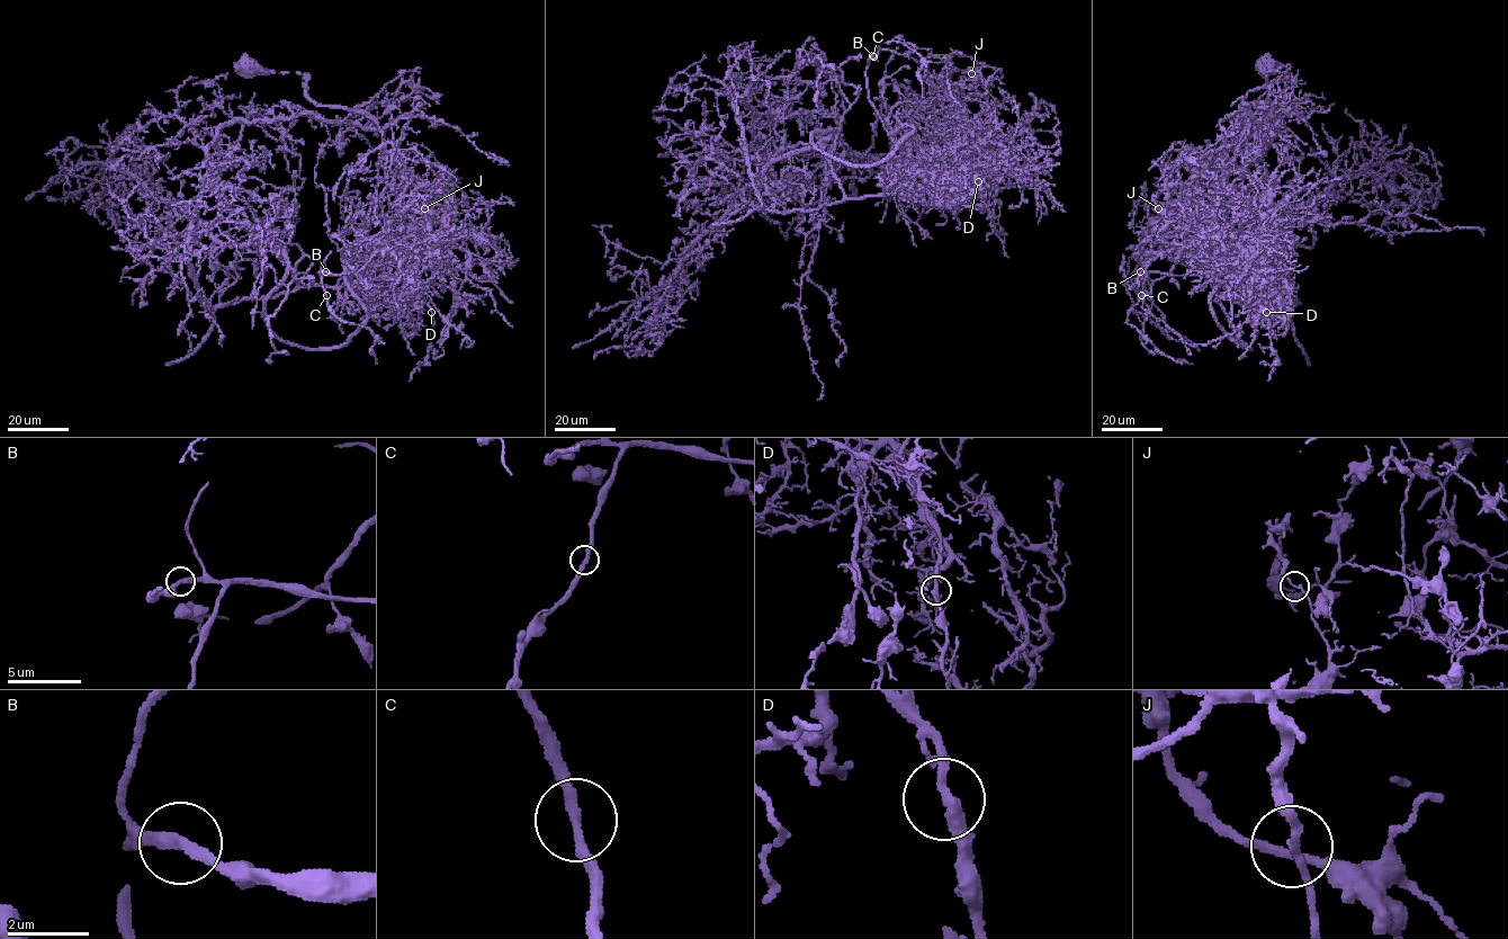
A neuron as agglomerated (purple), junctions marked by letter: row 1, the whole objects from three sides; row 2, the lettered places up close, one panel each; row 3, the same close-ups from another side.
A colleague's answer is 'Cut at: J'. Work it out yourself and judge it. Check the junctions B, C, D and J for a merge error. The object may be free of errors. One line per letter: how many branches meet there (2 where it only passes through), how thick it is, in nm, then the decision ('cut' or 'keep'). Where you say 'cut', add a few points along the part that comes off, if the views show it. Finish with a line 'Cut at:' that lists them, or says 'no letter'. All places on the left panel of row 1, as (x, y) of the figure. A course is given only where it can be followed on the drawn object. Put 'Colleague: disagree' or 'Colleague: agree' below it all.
B: branches 2; calibre 260 nm; keep
C: branches 2; calibre 240 nm; keep
D: branches 2; calibre 280 nm; keep
J: branches 2; calibre 180 nm; cut; course (424, 208), (344, 249), (334, 287), (299, 286), (229, 184), (289, 208), (254, 225), (276, 235)
Cut at: J
Colleague: agree

